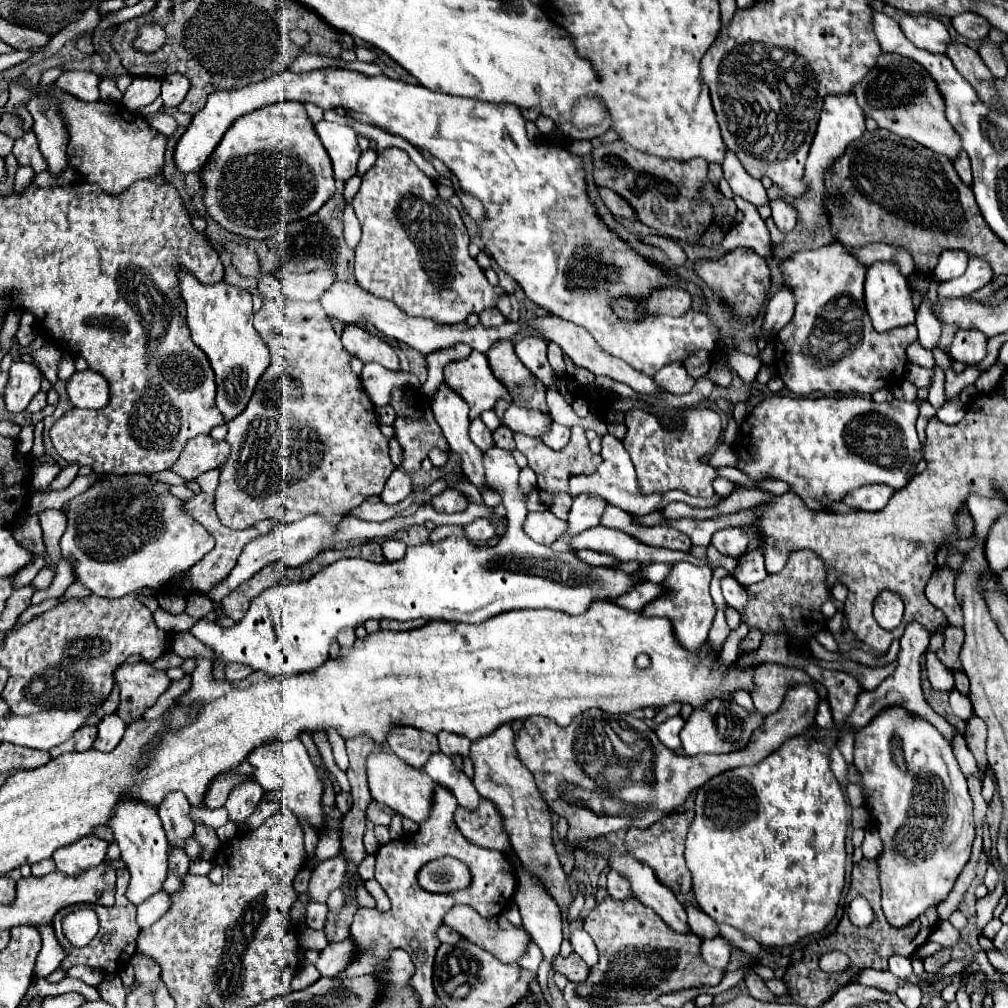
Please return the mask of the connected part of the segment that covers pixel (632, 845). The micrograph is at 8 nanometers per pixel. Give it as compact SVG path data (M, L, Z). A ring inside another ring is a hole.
M681 811L681 813L667 815L659 821L655 821L647 829L633 829L631 827L625 835L627 855L631 855L637 861L641 861L643 865L651 867L653 873L657 875L657 879L663 885L675 889L673 893L689 893L691 891L691 877L689 877L689 869L685 865L685 857L683 857L685 835L687 835L687 829L689 829L691 821L693 821L693 813L691 811Z

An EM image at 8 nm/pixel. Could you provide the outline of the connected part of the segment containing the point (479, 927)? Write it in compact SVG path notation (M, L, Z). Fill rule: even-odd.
M455 905L451 907L445 917L443 917L443 925L455 929L463 939L479 945L481 949L493 953L497 959L505 961L505 963L517 963L517 959L521 957L521 953L525 951L525 945L529 943L529 933L525 933L525 929L517 929L513 927L503 915L493 917L493 919L485 919L481 917L473 907L469 905Z

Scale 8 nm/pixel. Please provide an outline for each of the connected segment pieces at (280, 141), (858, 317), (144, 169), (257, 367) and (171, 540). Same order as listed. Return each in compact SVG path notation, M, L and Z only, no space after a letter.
M281 101L277 105L261 107L247 117L239 117L223 141L217 145L207 165L201 169L201 179L205 185L205 205L209 215L227 231L251 237L267 239L269 225L277 223L277 233L283 223L299 221L313 215L321 205L333 197L335 179L329 155L321 145L321 139L315 133L313 121L307 117L307 111L297 101Z
M833 241L831 245L813 249L813 251L799 251L789 259L779 263L783 285L789 287L795 295L795 315L777 333L777 341L783 345L785 355L781 357L785 371L779 371L785 387L795 395L809 395L811 391L823 393L875 393L879 389L893 389L905 373L907 355L905 349L917 341L917 327L901 327L893 329L893 333L877 333L871 327L871 319L863 305L863 281L865 281L865 267L847 255L849 251Z
M55 87L49 91L61 101L61 113L65 115L71 133L67 145L69 165L77 169L87 183L101 185L105 193L117 195L139 179L151 179L163 173L167 137L153 129L139 113L131 113L121 103L85 103Z
M187 271L179 273L181 295L187 303L187 325L191 329L193 343L205 351L217 383L217 409L225 421L235 419L245 411L259 377L271 363L271 351L259 333L253 329L251 293L227 283L203 285Z
M105 475L65 505L67 529L61 537L61 553L73 563L77 581L91 589L93 595L117 599L145 587L159 591L175 575L189 571L215 547L213 535L185 513L185 501L171 495L169 487L169 483L155 481L151 475Z

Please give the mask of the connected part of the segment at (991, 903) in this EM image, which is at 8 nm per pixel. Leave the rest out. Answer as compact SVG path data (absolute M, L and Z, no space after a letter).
M999 879L997 889L991 895L985 895L983 899L977 901L977 927L983 929L991 919L993 919L993 909L997 905L997 901L1001 899L1001 895L1005 893L1003 889L1003 879Z

